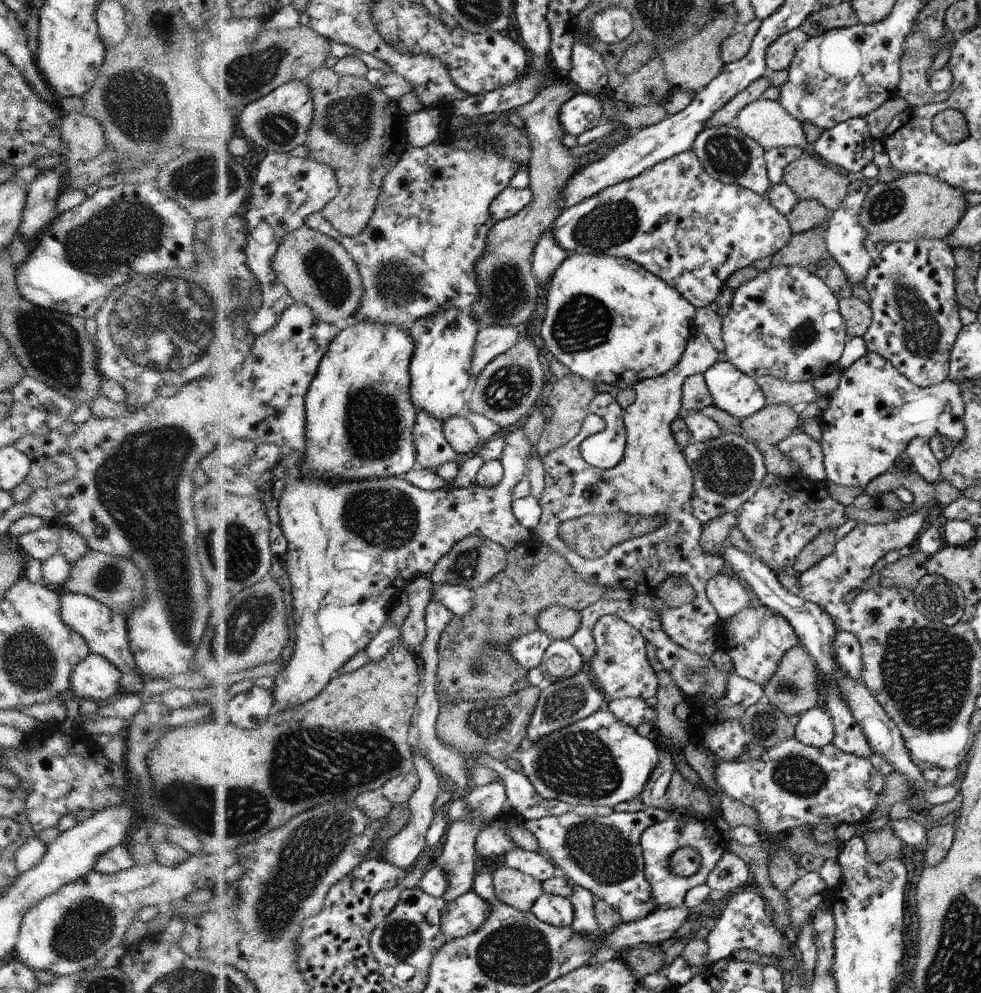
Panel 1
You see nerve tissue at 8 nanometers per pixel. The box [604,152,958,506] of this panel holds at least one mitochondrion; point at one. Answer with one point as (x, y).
(920, 331)

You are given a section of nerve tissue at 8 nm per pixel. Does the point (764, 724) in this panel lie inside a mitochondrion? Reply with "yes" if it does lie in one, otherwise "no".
yes

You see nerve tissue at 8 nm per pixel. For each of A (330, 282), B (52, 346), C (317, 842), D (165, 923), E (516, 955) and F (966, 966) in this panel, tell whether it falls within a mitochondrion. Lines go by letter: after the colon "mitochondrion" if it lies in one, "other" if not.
A: mitochondrion
B: mitochondrion
C: mitochondrion
D: other
E: mitochondrion
F: mitochondrion

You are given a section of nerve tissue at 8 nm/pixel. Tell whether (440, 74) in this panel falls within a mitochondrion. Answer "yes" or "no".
no

